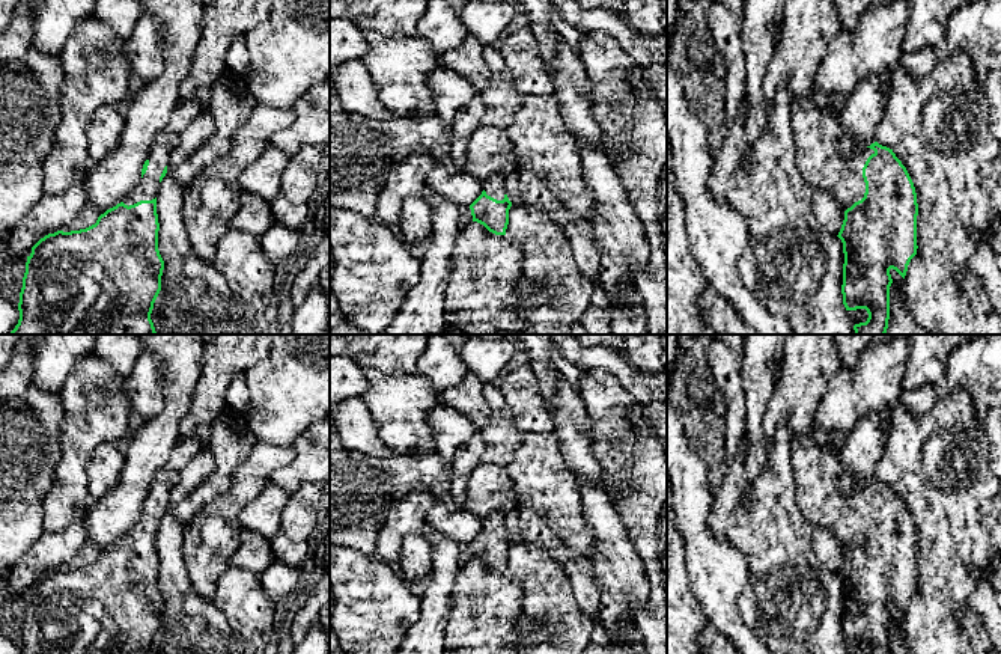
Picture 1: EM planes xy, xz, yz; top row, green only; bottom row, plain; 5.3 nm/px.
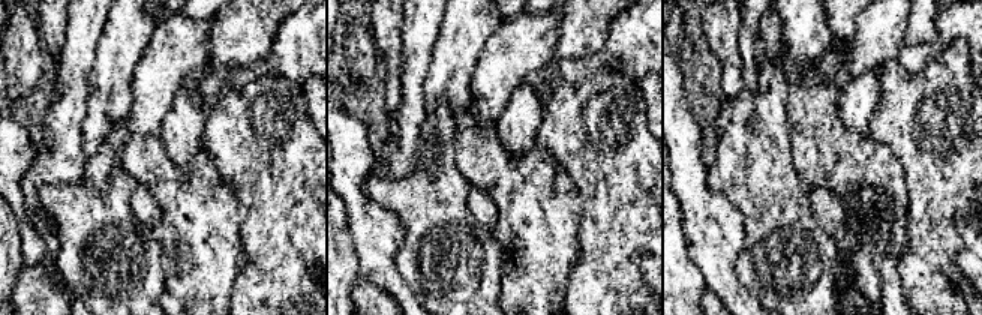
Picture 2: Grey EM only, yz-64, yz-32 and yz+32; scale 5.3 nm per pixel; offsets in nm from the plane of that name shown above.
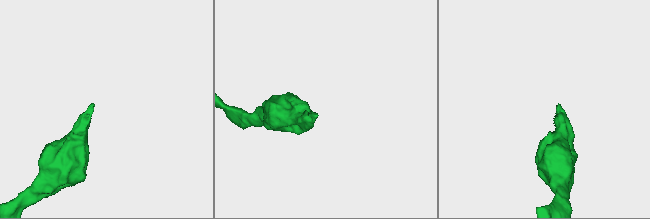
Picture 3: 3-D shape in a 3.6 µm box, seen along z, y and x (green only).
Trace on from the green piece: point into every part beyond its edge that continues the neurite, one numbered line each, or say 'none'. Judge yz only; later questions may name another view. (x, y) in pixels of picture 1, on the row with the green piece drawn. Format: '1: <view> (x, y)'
1: yz (828, 158)

